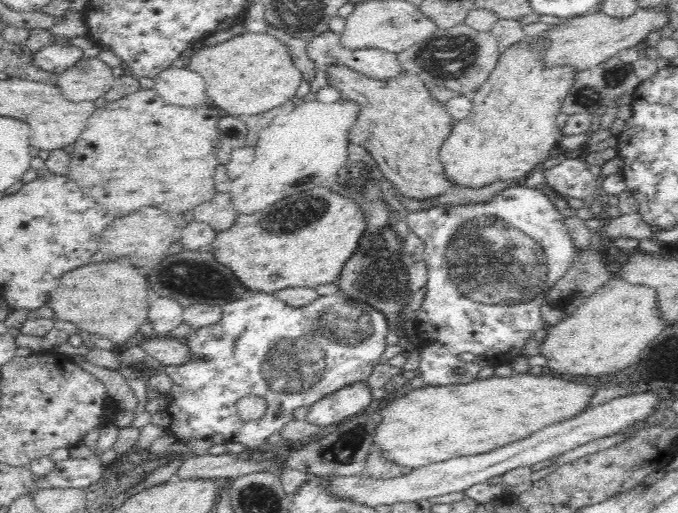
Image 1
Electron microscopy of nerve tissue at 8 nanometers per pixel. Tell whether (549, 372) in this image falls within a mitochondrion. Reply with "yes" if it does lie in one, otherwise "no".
no

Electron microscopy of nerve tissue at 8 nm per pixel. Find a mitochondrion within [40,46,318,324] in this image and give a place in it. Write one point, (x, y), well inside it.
(194, 281)

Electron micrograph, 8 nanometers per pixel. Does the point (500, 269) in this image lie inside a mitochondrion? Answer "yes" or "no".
yes

